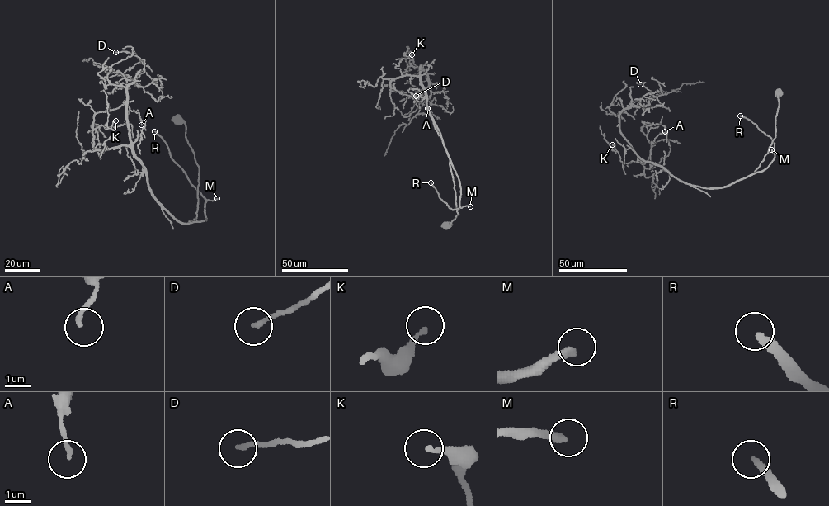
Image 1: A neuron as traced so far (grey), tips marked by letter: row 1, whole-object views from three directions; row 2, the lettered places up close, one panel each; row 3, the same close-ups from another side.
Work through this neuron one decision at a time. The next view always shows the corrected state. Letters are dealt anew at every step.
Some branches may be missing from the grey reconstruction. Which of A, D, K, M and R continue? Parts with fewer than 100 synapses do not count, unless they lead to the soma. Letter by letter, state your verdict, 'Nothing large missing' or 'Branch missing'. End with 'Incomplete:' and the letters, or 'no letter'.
A: Nothing large missing
D: Nothing large missing
K: Nothing large missing
M: Branch missing
R: Branch missing
Incomplete: M, R

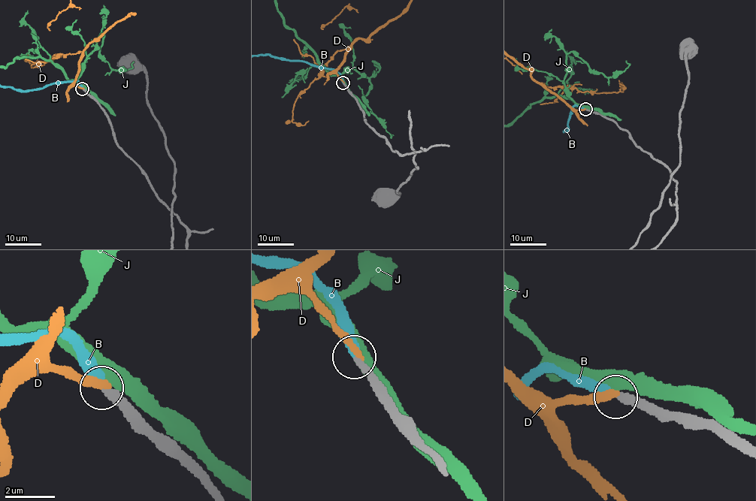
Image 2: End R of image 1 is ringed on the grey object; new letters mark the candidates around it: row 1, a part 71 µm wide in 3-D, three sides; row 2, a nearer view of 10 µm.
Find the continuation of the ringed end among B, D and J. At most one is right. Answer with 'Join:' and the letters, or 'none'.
Join: B

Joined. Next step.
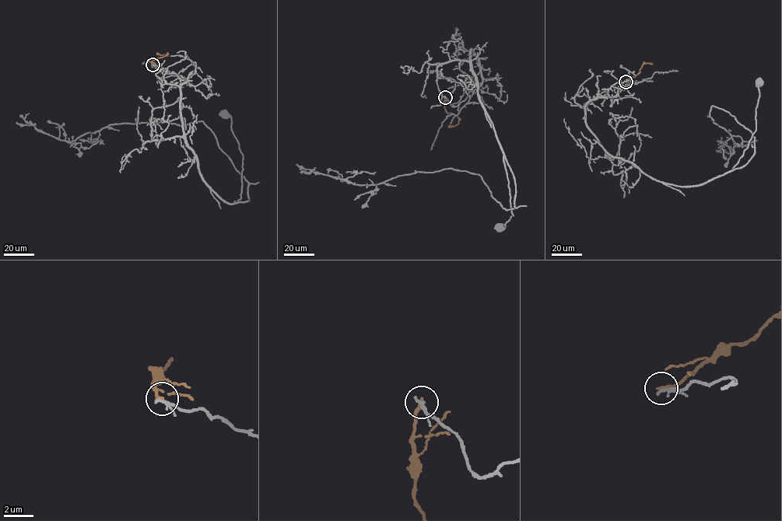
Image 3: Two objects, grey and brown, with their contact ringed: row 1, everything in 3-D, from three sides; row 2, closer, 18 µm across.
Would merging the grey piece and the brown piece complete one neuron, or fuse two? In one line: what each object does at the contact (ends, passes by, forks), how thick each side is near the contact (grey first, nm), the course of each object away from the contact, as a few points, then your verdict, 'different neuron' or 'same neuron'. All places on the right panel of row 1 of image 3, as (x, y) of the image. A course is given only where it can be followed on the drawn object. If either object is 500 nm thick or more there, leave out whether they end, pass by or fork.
grey ends there; brown ends there; 240 nm thick on the grey side, 220 nm on the other; grey runs (625, 82), (589, 101), (586, 124), (607, 152), (682, 187), (737, 162), (759, 82); brown runs (625, 81), (635, 76), (643, 64), (650, 64); different neuron

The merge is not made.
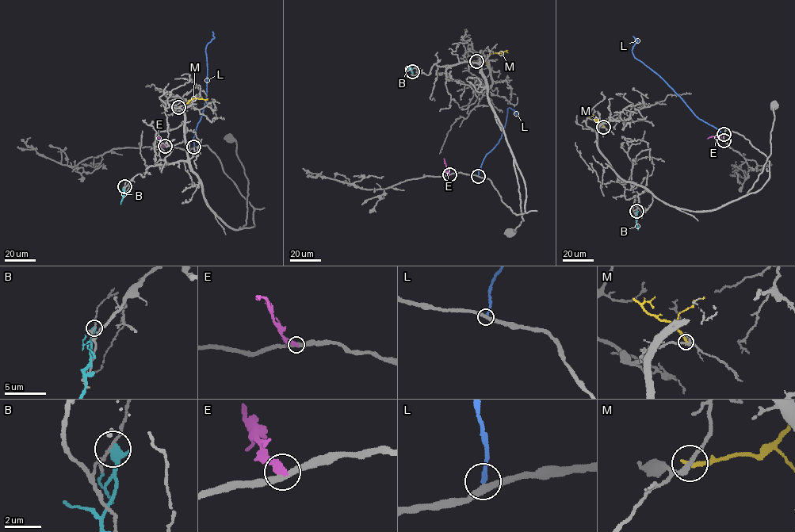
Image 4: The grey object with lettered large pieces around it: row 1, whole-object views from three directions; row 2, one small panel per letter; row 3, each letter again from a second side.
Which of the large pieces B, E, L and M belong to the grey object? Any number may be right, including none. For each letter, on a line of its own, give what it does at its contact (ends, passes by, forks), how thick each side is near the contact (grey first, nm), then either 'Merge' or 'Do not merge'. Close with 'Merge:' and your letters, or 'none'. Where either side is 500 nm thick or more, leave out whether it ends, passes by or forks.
B: It ends there. Thickness 120 nm (grey) against 460 nm. Do not merge
E: It ends there. Thickness 360 nm (grey) against 440 nm. Do not merge
L: It ends there. Thickness 340 nm (grey) against 200 nm. Do not merge
M: It ends there. Thickness 260 nm (grey) against 200 nm. Do not merge
Merge: none

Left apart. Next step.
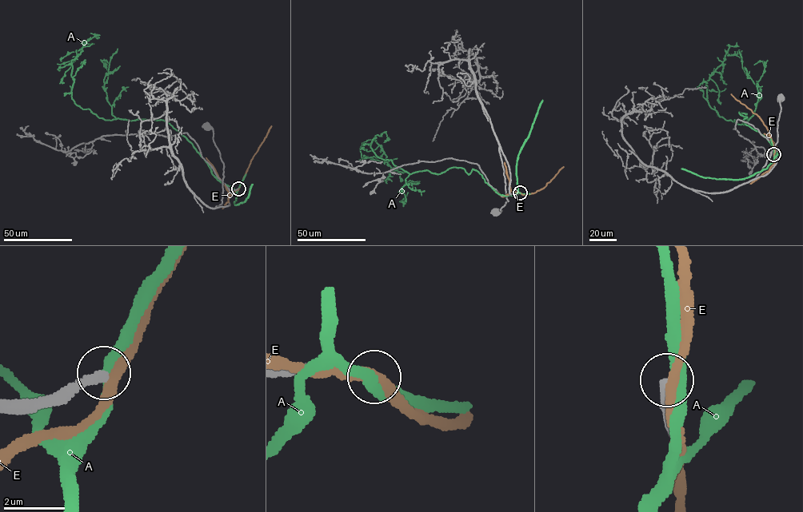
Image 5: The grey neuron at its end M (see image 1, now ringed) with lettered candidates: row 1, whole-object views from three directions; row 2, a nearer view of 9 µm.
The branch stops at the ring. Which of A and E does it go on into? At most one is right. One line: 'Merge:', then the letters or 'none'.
Merge: none

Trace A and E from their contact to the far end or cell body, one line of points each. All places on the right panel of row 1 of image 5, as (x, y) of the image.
A: (774, 155), (738, 112), (746, 113), (746, 122), (737, 124), (706, 99), (706, 82), (737, 42)
E: (773, 154), (772, 140), (762, 121), (731, 93)

